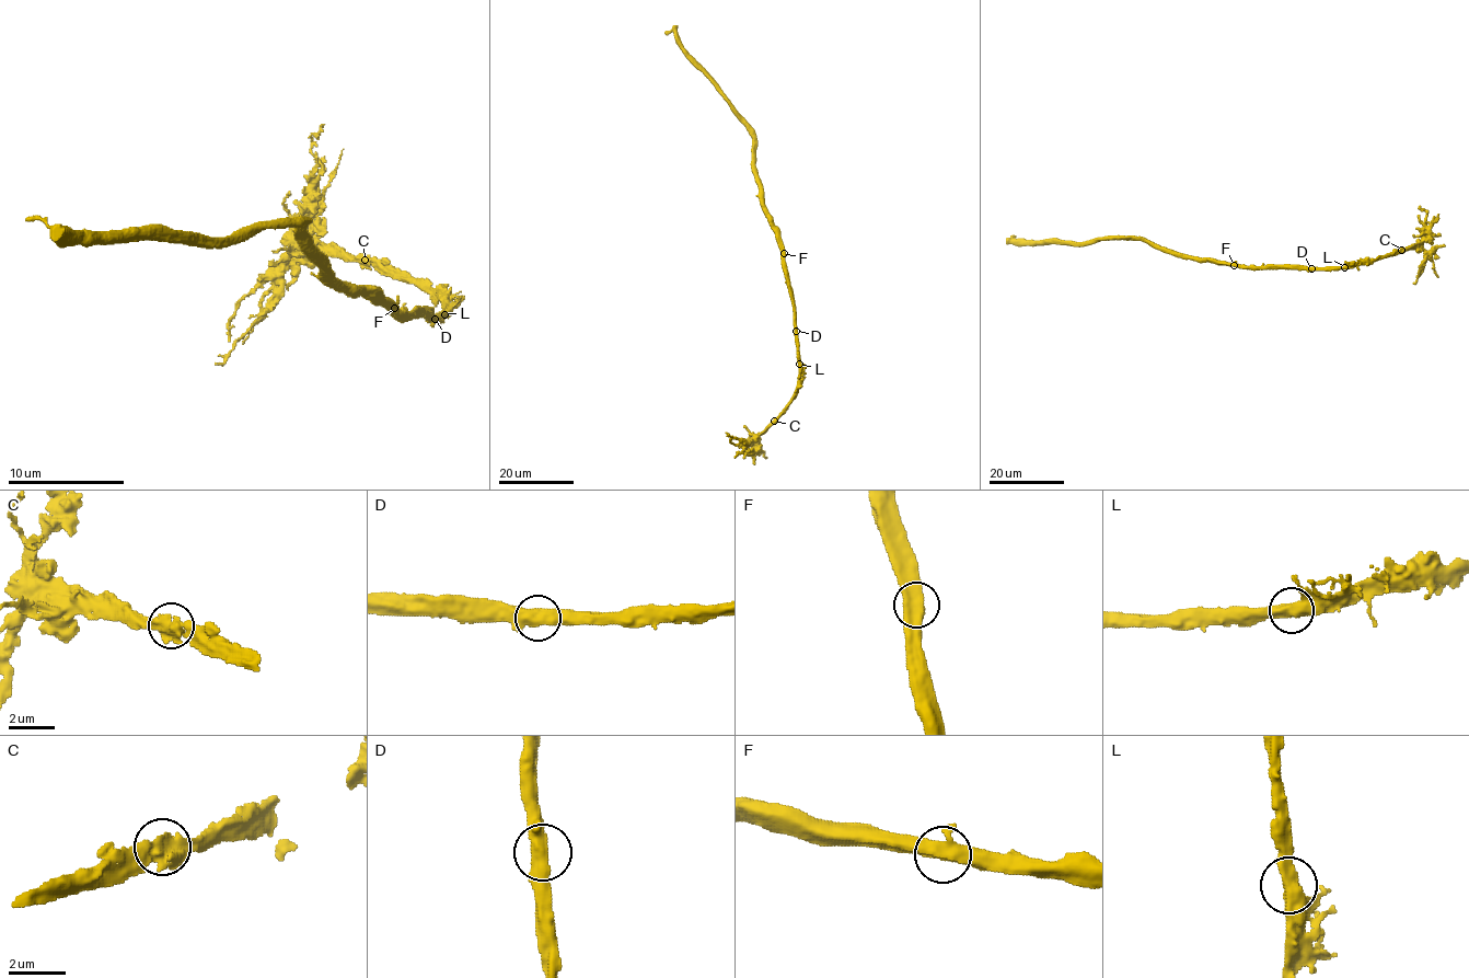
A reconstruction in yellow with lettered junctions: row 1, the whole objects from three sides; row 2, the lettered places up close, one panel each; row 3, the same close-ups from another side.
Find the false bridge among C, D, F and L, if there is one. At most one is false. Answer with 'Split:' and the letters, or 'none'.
Split: none

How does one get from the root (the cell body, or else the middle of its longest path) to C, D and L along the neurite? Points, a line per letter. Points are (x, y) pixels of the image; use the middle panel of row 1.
C: (784, 246), (794, 311), (799, 383), (791, 401), (774, 421)
D: (784, 246), (796, 330)
L: (784, 246), (799, 364)

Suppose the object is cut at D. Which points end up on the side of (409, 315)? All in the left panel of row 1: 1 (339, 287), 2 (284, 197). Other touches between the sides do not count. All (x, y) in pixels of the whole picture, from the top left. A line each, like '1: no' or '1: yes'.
1: yes
2: no

